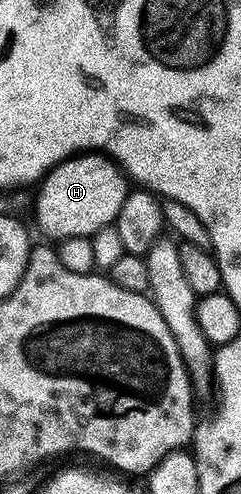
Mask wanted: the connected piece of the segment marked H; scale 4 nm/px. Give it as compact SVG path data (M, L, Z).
M88 151L55 166L46 177L42 178L38 189L39 195L33 199L35 221L45 236L55 237L56 242L61 242L70 237L91 237L97 231L114 226L121 211L121 203L125 203L129 192L129 178L110 157L99 151Z

